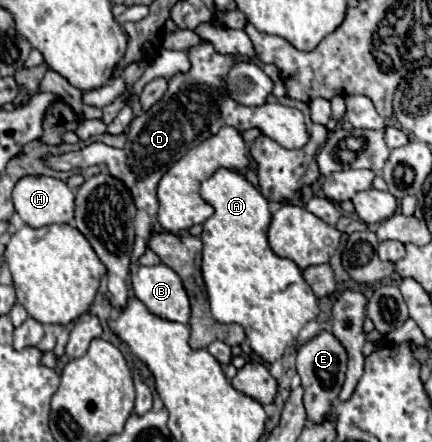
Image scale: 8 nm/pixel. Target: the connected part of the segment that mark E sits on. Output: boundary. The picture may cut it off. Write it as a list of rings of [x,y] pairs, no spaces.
[[[320,332],[316,338],[300,346],[298,356],[296,356],[296,370],[302,378],[302,388],[304,388],[304,406],[308,412],[308,418],[312,422],[322,422],[322,418],[330,412],[332,400],[340,394],[340,388],[344,384],[344,374],[346,374],[346,348],[334,340],[332,332]]]

